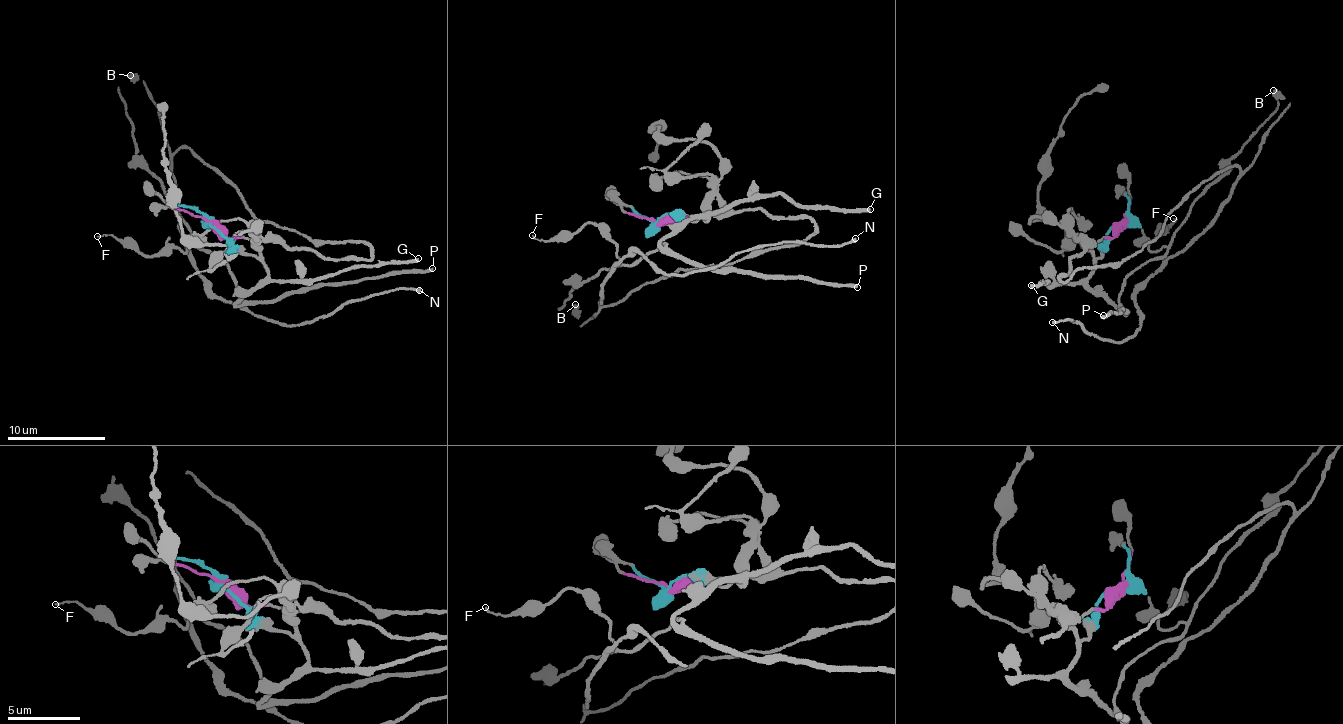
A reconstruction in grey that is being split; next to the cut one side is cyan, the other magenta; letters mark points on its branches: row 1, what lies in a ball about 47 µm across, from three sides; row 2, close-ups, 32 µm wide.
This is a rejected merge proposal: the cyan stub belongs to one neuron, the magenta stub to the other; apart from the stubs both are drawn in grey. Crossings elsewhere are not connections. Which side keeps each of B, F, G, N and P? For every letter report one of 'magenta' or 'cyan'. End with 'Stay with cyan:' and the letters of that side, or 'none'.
B: magenta
F: cyan
G: cyan
N: magenta
P: cyan
Stay with cyan: F, G, P

